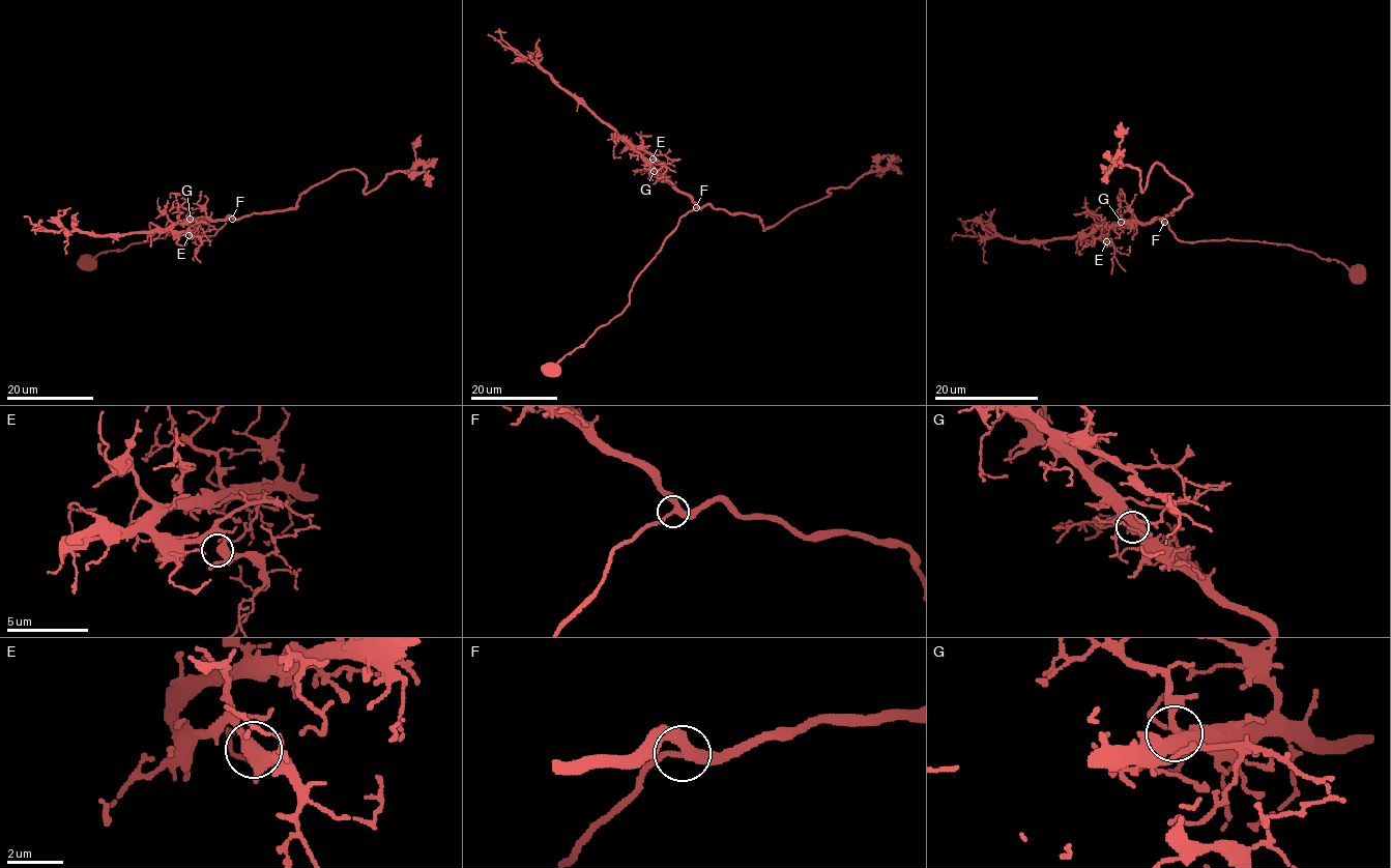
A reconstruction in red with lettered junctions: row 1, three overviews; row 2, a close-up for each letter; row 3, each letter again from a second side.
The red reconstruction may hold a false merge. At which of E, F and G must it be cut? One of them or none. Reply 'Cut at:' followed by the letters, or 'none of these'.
Cut at: none of these

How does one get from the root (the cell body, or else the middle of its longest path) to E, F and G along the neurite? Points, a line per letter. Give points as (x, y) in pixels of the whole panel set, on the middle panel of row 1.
E: (552, 372), (567, 354), (621, 313), (636, 276), (678, 220), (696, 206), (636, 147), (653, 154), (653, 158)
F: (552, 372), (567, 354), (621, 313), (629, 301), (636, 276), (675, 228), (678, 220), (696, 207)
G: (552, 372), (567, 354), (621, 313), (636, 276), (678, 220), (696, 206), (654, 171)

